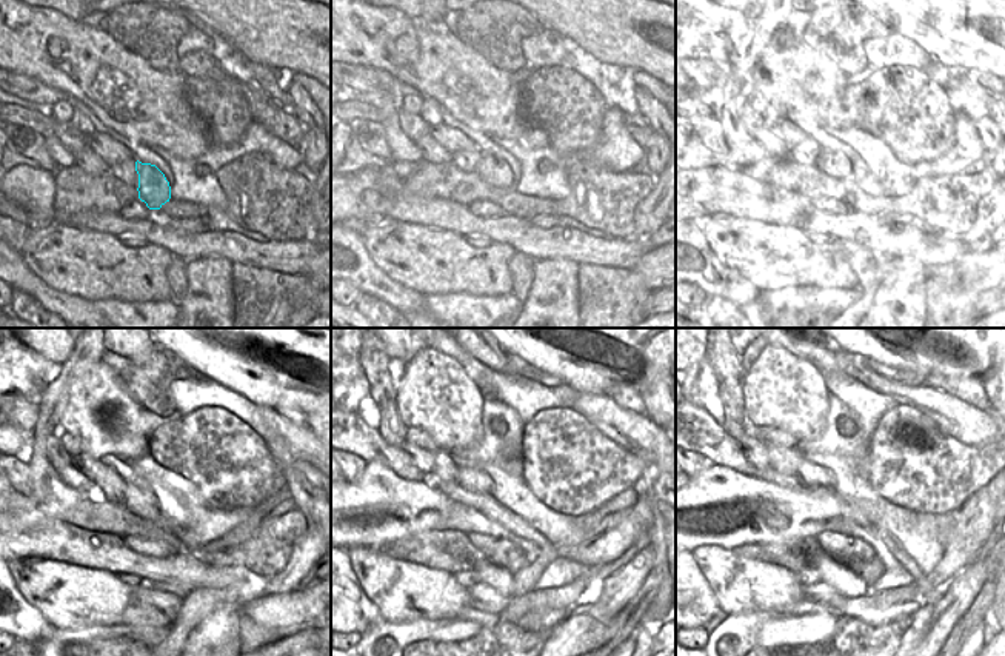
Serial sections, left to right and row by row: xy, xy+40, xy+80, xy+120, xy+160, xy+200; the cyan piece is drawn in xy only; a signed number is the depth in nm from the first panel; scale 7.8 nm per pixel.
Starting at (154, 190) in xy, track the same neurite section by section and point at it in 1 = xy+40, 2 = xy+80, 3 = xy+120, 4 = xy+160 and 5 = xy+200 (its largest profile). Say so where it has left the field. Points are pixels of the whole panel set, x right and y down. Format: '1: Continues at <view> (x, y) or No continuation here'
1: Continues at xy+40 (494, 170)
2: Continues at xy+80 (834, 160)
3: Continues at xy+120 (139, 498)
4: Continues at xy+160 (470, 478)
5: Continues at xy+200 (811, 475)

